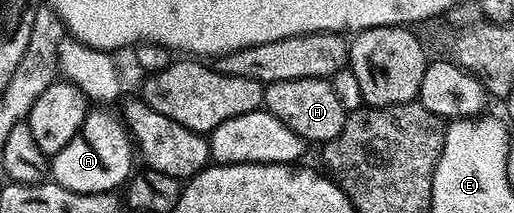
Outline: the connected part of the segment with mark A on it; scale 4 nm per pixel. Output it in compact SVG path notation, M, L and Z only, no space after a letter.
M89 112L80 133L62 151L51 154L50 177L75 193L111 193L119 190L134 172L134 142L121 118L112 113Z

